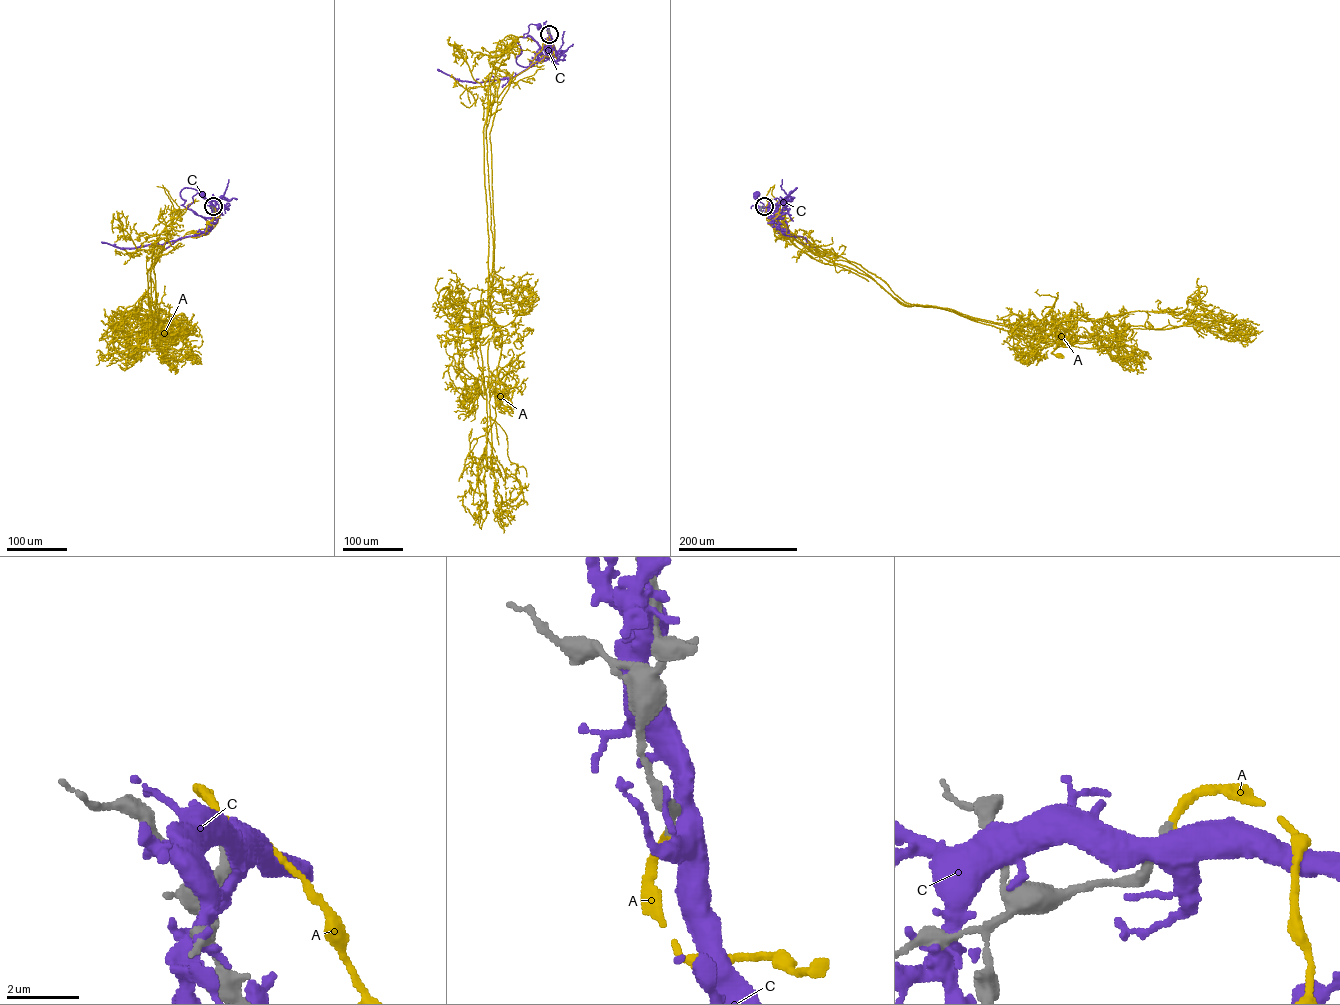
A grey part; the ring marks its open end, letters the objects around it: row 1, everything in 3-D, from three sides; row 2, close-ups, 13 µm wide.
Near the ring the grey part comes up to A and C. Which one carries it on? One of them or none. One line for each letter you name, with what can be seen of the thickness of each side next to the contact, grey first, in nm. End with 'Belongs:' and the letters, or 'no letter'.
A: calibres 200 and 240 nm
Belongs: A

